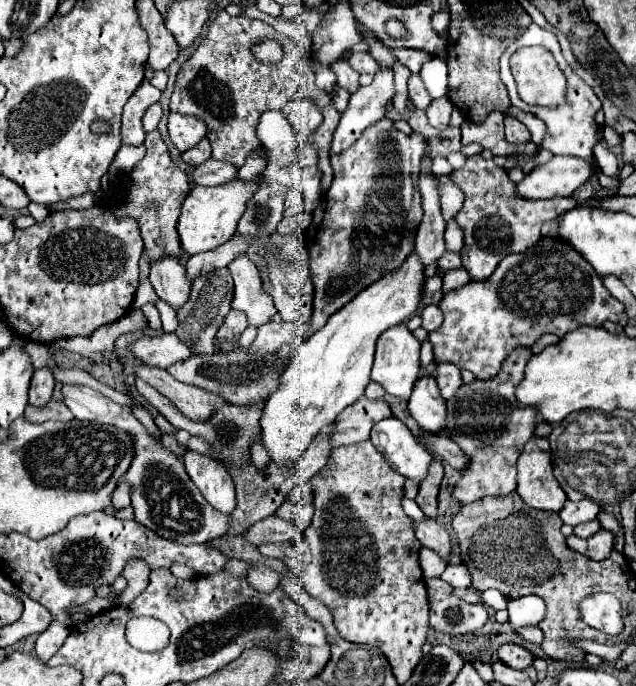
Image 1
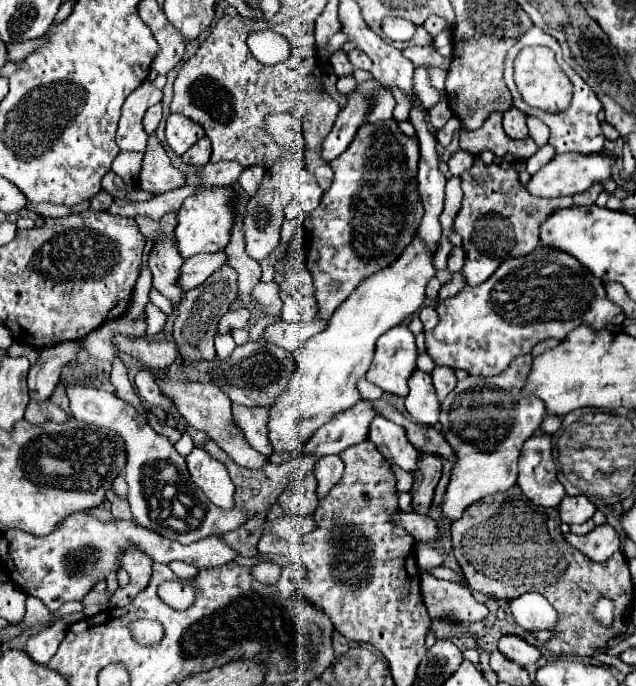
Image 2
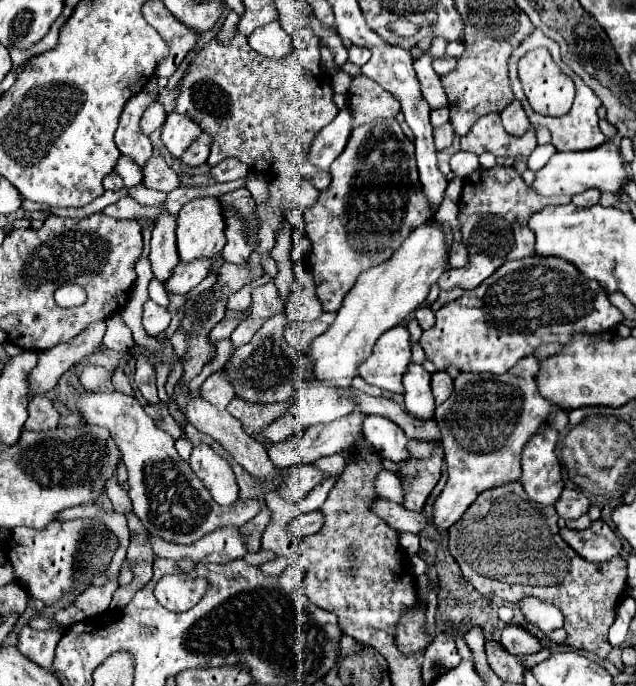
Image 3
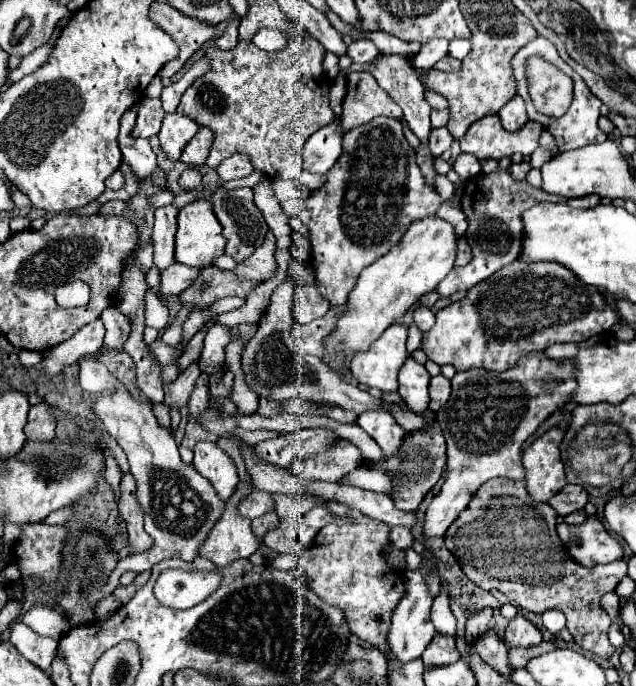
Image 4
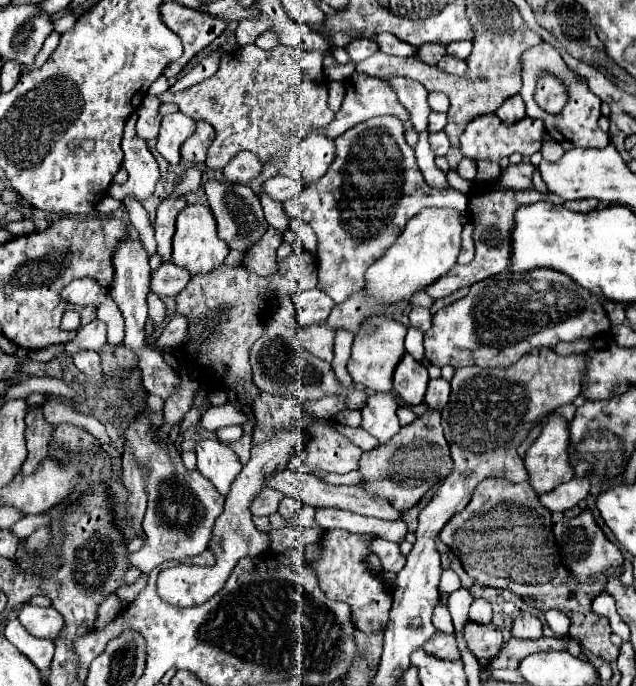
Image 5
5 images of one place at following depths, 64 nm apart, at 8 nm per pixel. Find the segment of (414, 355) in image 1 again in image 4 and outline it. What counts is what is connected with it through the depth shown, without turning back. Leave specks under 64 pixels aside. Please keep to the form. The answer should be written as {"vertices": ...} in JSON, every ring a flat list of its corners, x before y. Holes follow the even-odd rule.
{"vertices":[[392,324,368,352,358,352,350,360,350,372,364,386,376,386,382,392,398,390,398,370,408,358,406,350,408,328]]}

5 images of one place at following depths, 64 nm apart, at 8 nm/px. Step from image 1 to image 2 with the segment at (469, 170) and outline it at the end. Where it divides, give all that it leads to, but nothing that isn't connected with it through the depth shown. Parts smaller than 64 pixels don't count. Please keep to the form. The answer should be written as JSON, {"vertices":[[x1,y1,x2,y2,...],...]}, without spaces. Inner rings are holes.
{"vertices":[[474,156,472,168,460,174,460,180,462,184,468,182,468,192,464,192,464,202,454,220,454,228,464,238,466,260,462,274,470,286,488,280,502,260,530,254,540,242,540,224,546,216,554,210,574,206,572,198,544,200,528,194,514,168,484,164,480,156]]}

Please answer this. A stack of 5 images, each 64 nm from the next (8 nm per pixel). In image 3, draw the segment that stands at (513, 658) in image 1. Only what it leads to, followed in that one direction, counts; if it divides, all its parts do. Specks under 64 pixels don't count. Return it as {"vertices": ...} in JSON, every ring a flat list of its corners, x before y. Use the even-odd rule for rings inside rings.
{"vertices":[[506,626,502,630,500,644,506,652,510,652,512,656,518,656,518,658,528,656,528,654,536,654,542,650,542,644,520,626]]}

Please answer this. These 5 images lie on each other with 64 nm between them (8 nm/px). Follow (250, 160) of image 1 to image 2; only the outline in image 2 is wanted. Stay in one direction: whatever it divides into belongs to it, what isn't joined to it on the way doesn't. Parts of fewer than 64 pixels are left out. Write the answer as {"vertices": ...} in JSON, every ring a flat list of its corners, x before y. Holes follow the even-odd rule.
{"vertices":[[258,164,244,168,242,174,240,174,240,178,238,178,240,188,242,188,246,194,254,196,256,190,258,190,258,186,260,186,260,182,262,182,262,178,264,178,264,172,266,172,264,166,258,166]]}

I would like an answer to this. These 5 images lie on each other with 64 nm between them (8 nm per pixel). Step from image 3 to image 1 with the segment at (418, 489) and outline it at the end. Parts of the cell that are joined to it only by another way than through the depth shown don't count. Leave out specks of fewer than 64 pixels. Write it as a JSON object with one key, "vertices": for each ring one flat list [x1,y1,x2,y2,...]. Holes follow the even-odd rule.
{"vertices":[[434,460,430,464,428,476,422,482,422,486,418,490,418,496,416,496,416,504,430,518,436,518,438,516,438,490,440,490,442,478,444,478,444,468,442,468,442,464,438,460]]}

